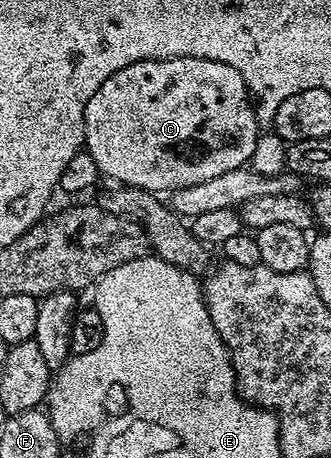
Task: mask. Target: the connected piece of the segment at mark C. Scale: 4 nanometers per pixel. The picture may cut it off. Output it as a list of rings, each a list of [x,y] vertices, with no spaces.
[[[193,56],[134,62],[110,74],[110,78],[94,90],[94,98],[86,102],[84,148],[90,158],[94,158],[101,177],[109,176],[120,186],[171,194],[177,188],[207,182],[217,174],[226,174],[226,170],[243,168],[249,163],[258,137],[258,112],[254,104],[252,109],[251,103],[243,71],[228,62]]]

